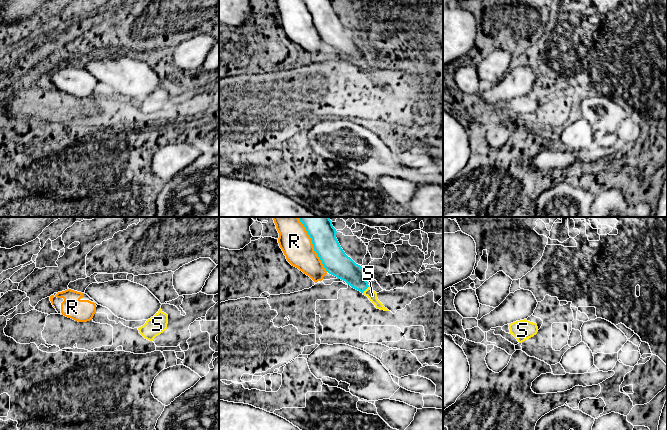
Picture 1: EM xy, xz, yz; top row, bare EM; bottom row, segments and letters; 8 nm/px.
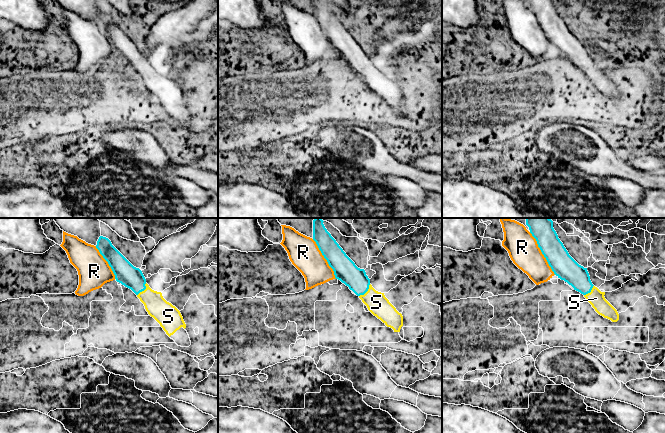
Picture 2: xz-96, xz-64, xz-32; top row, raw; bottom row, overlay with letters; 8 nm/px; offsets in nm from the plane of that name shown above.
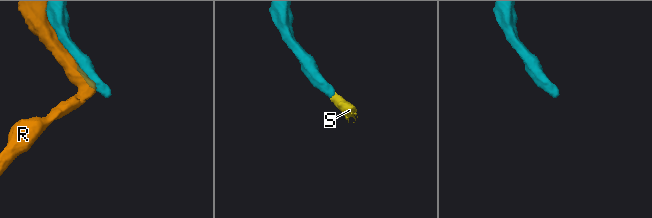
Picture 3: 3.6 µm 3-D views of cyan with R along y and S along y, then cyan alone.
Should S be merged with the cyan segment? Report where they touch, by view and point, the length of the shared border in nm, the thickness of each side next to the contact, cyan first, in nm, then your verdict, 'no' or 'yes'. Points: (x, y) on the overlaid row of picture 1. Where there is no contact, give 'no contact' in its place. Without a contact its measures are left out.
meets cyan in xz at (365, 289); contact 80 nm long; 190 nm thick on the cyan side, 80 nm on the other; yes

